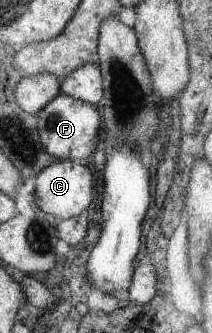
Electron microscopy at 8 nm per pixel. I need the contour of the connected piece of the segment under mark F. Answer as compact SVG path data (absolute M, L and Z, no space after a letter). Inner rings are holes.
M61 93L52 99L43 110L38 111L37 117L39 131L41 131L41 143L49 155L58 160L72 159L75 162L77 159L87 159L95 151L101 121L93 105Z

